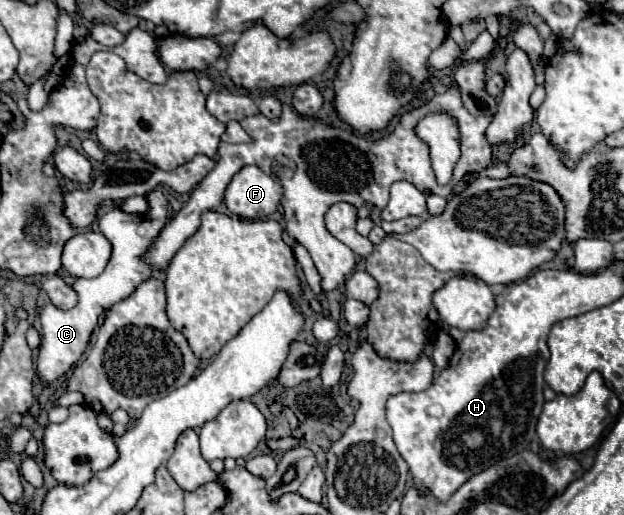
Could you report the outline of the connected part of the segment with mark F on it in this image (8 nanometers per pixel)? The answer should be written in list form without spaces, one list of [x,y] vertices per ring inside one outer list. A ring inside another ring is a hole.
[[[257,166],[241,168],[225,190],[227,208],[245,218],[259,220],[273,214],[281,200],[281,186]]]

